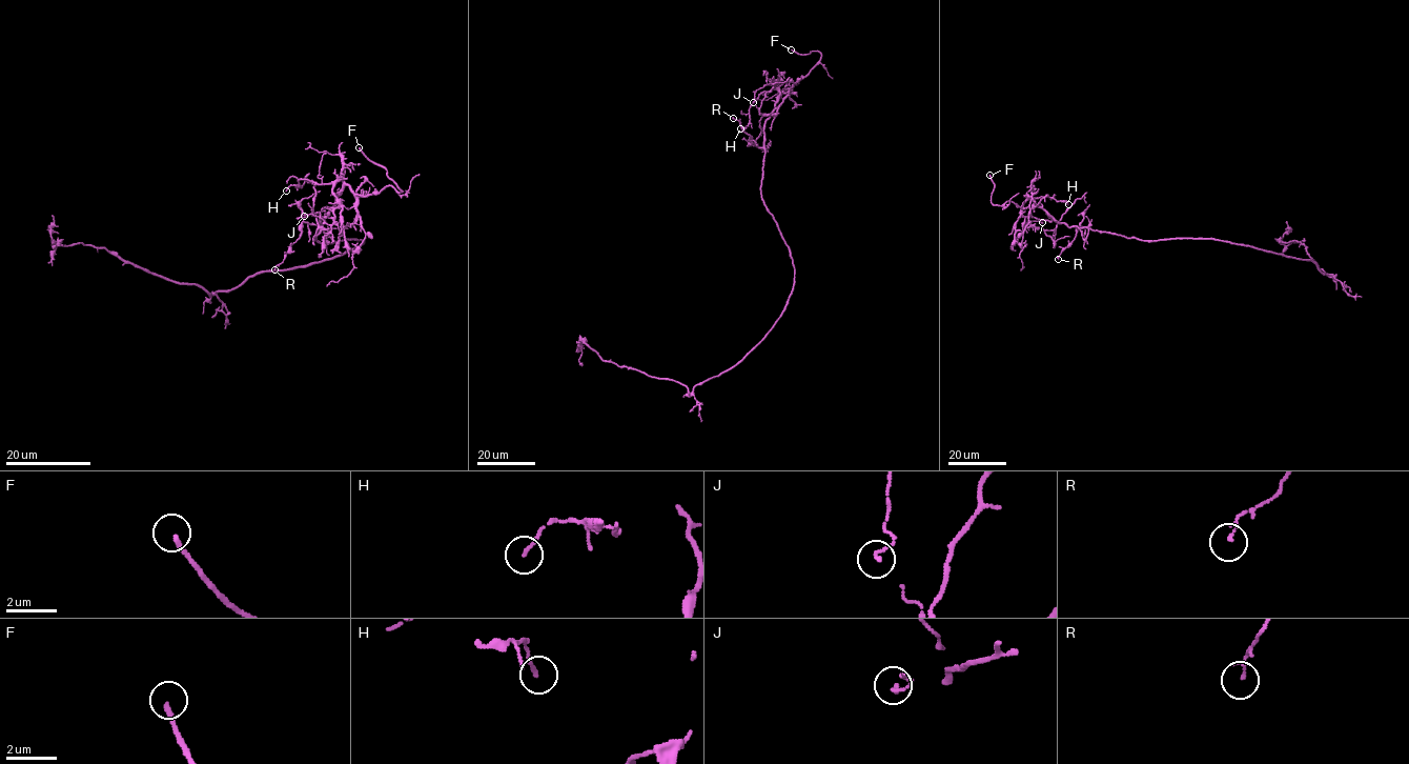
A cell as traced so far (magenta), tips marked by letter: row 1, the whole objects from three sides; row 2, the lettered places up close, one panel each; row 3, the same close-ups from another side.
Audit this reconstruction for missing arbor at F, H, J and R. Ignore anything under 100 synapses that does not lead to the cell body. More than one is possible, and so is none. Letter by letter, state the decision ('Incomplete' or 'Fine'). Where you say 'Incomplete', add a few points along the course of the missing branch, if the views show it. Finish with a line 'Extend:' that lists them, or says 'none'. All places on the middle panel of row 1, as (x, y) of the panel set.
F: Incomplete. Course of what is missing: (791, 49), (772, 21), (766, 27)
H: Fine
J: Fine
R: Fine
Extend: F

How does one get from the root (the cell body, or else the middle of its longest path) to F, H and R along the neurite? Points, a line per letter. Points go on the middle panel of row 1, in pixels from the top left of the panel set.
F: (794, 276), (790, 250), (760, 188), (764, 122), (779, 94), (821, 57), (819, 52), (791, 49)
H: (794, 276), (790, 250), (760, 188), (763, 125), (780, 93), (762, 92), (750, 108), (750, 123), (740, 128)
R: (794, 276), (789, 246), (761, 198), (764, 151), (733, 118)

